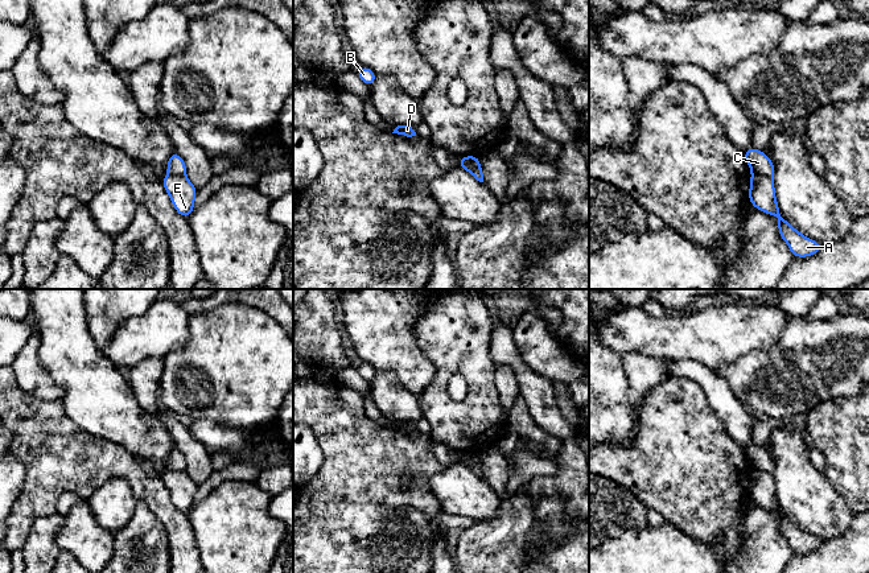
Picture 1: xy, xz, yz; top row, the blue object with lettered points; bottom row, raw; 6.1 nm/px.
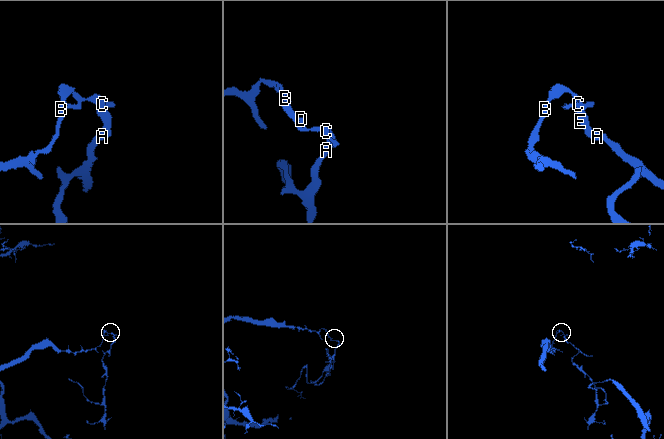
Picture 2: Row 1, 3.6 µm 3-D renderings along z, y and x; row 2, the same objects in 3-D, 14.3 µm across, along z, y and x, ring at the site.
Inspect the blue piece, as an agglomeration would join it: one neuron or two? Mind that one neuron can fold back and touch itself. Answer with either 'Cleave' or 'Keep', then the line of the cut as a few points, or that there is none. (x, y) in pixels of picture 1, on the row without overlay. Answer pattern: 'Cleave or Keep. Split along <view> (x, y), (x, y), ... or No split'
Cleave. Split along yz (752, 469), (770, 473)

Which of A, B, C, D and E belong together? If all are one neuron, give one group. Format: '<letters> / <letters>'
A E / B C D

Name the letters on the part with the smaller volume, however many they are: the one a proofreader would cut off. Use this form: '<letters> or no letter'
A, E

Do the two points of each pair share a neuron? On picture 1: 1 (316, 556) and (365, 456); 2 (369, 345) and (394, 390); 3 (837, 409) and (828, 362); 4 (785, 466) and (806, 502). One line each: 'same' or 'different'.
1: same
2: different
3: different
4: same

